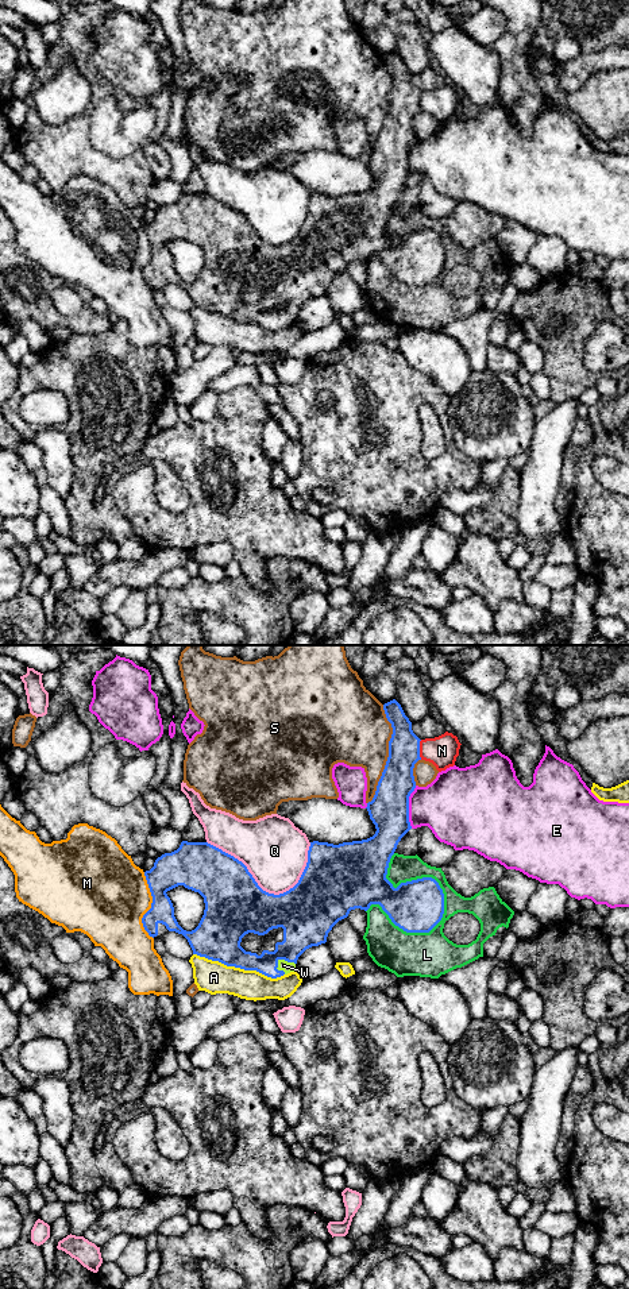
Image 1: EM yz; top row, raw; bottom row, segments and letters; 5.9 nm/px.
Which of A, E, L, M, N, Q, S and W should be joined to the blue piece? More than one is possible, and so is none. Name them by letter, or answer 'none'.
W

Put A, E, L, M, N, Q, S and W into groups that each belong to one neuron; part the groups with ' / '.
A / E / L / M / N / Q / S / W

